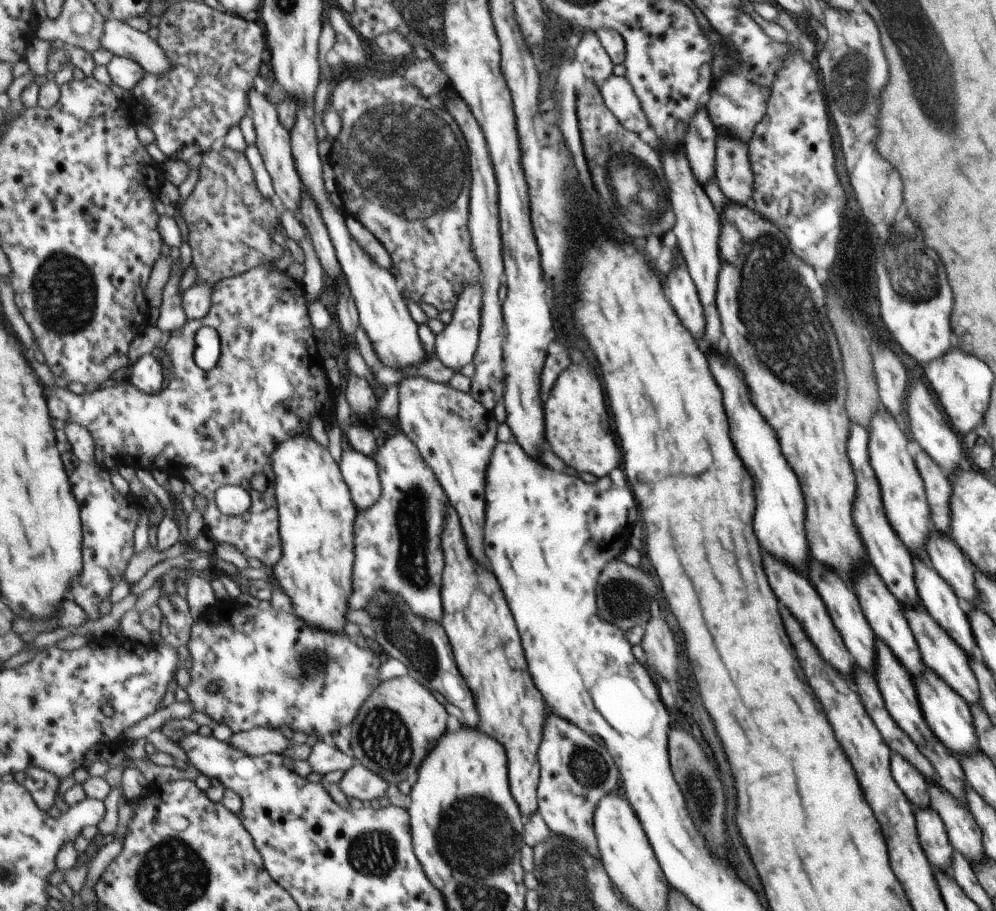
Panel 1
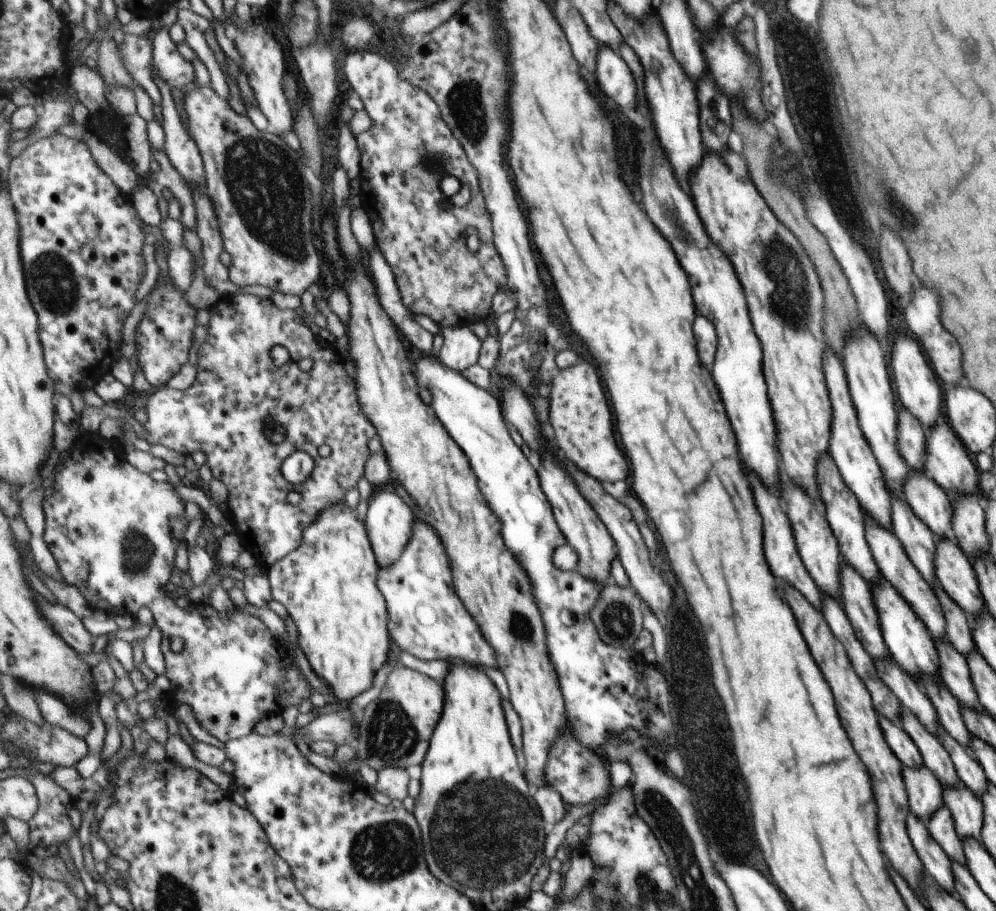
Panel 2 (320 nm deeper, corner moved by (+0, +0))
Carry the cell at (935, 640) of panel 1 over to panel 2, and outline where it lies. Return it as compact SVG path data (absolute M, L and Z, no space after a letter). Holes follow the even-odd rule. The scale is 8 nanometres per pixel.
M863 512L863 518L866 540L869 542L870 552L877 562L882 576L898 589L898 593L903 597L903 600L907 601L907 604L914 609L914 613L919 617L919 620L922 620L923 624L926 625L926 629L933 639L943 639L944 616L941 607L932 588L921 578L919 571L905 554L901 541L892 533L890 528L883 528L874 517Z

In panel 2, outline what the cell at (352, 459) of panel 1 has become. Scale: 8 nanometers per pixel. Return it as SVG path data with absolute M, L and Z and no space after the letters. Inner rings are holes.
M387 486L385 488L373 489L370 497L370 505L365 524L367 532L370 535L374 551L378 557L378 563L381 568L389 568L395 564L408 547L414 535L416 524L416 513L407 506L407 502L393 491L393 488Z

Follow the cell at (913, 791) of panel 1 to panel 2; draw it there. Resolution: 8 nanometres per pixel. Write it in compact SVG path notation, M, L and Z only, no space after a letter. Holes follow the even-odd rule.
M879 718L881 732L891 752L902 761L904 767L919 768L922 766L922 755L917 745L901 726L894 725L888 718Z

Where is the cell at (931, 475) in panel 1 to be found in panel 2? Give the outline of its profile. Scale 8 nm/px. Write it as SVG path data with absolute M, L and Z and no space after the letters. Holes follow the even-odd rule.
M900 406L898 410L898 452L913 470L922 473L926 459L925 433L926 430L915 416Z

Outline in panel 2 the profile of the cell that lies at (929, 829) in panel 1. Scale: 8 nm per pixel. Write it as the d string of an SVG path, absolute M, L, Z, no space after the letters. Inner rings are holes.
M922 764L919 768L903 767L903 780L906 785L907 802L911 814L926 820L942 805L942 786L935 775Z

